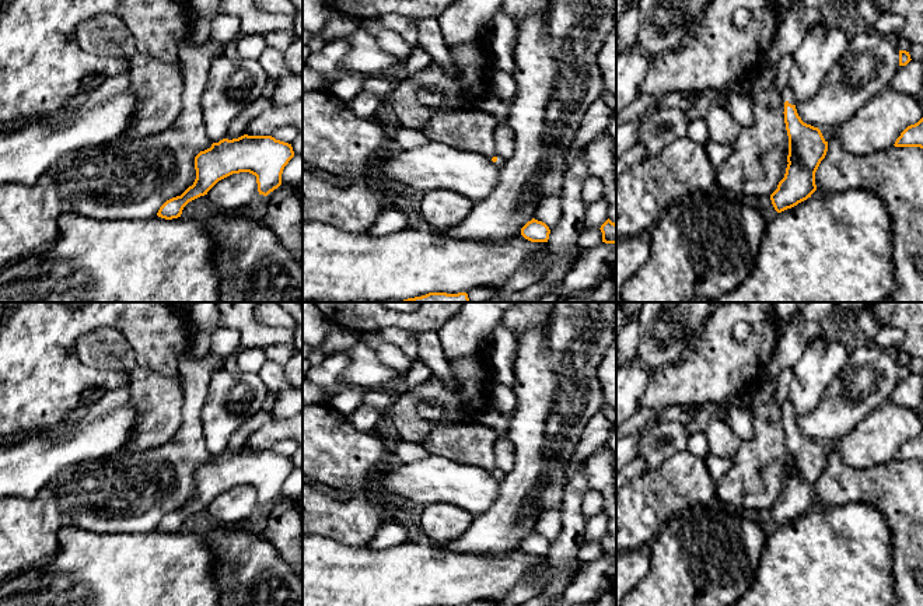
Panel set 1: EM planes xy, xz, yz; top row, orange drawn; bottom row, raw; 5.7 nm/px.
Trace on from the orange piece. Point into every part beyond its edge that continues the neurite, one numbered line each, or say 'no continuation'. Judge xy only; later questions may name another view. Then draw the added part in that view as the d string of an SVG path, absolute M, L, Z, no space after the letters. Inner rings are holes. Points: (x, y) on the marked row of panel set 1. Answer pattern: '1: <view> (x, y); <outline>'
no continuation

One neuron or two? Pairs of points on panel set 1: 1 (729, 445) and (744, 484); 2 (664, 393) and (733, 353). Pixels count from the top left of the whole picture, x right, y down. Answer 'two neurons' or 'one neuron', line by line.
1: two neurons
2: one neuron

